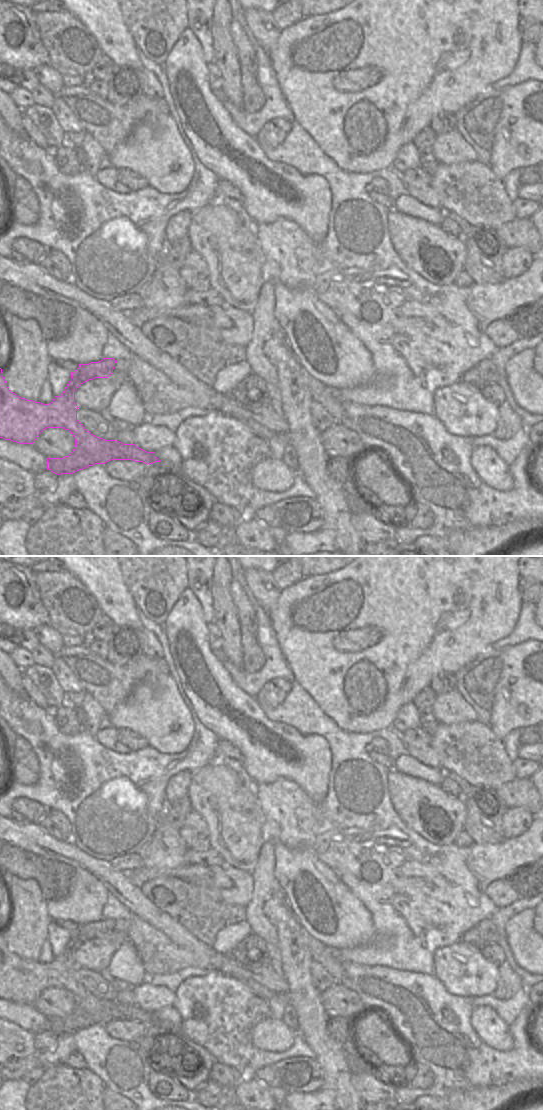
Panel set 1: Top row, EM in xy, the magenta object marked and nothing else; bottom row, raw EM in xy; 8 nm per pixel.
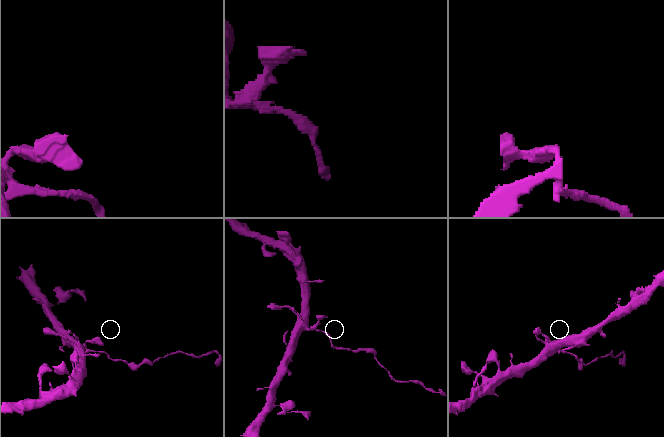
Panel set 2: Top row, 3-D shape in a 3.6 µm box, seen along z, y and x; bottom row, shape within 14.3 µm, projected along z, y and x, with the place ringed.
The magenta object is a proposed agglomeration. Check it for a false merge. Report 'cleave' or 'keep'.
cleave

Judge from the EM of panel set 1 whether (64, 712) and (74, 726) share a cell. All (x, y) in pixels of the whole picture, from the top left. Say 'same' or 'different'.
same

